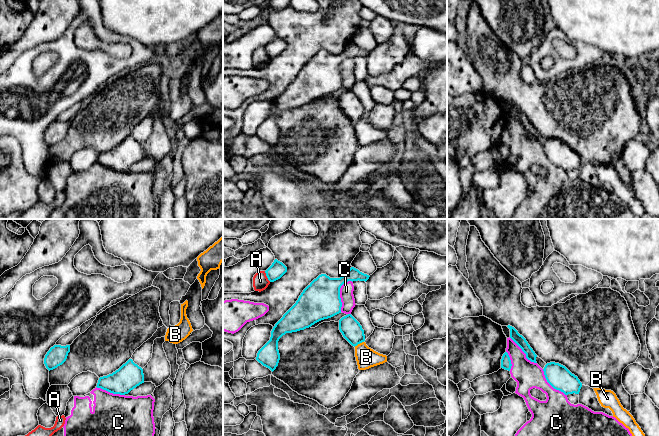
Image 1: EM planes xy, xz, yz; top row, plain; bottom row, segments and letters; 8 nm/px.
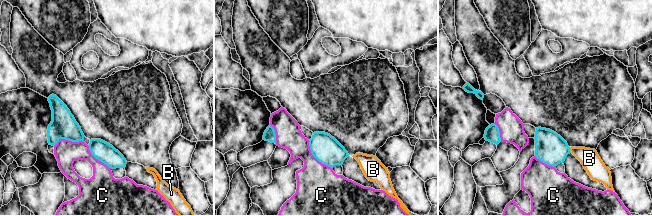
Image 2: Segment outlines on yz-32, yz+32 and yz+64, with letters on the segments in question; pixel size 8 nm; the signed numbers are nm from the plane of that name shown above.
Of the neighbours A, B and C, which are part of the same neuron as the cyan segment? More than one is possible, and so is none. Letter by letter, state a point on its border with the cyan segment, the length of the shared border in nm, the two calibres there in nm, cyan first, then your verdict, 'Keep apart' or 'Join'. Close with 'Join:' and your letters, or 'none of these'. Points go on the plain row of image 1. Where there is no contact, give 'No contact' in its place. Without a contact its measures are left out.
A: Touches cyan at xz (266, 51). Shared border 100 nm. Thickness 120 nm (cyan) against 130 nm. Keep apart
B: Touches cyan at xz (358, 119). Shared border 90 nm. Thickness 170 nm (cyan) against 160 nm. Keep apart
C: Touches cyan at xz (339, 70). Shared border 280 nm. Thickness 320 nm (cyan) against 110 nm. Keep apart
Join: none of these

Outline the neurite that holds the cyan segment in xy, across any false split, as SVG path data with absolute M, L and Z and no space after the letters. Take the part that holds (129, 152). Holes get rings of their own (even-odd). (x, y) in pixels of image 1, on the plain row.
M129 135L112 150L100 153L96 163L113 170L125 171L142 159L143 145Z

